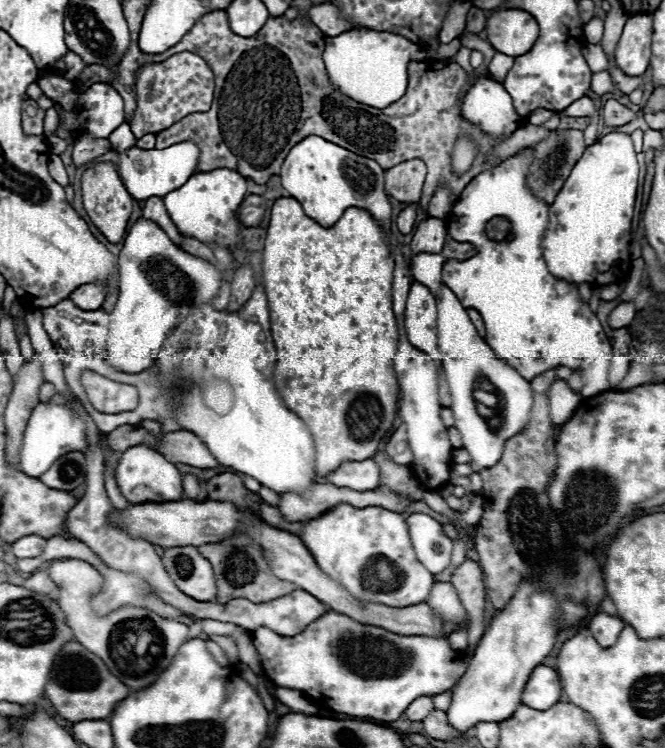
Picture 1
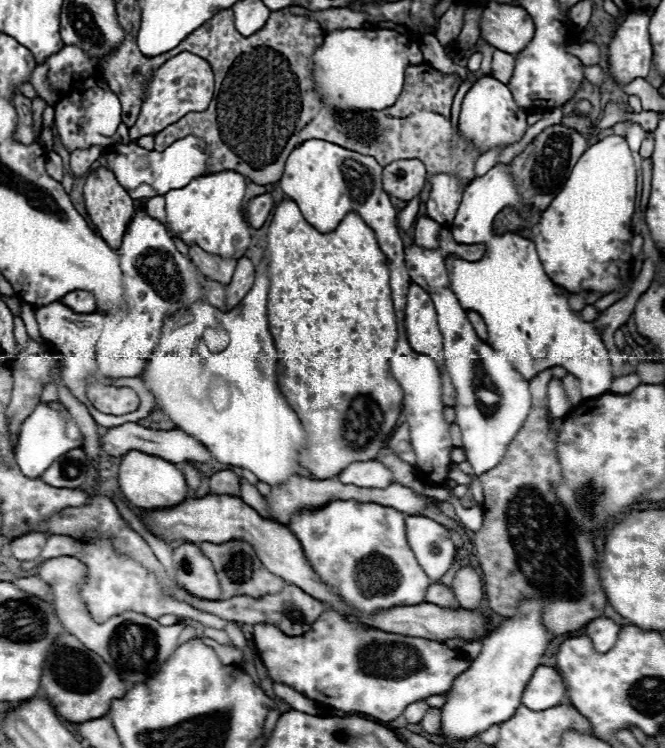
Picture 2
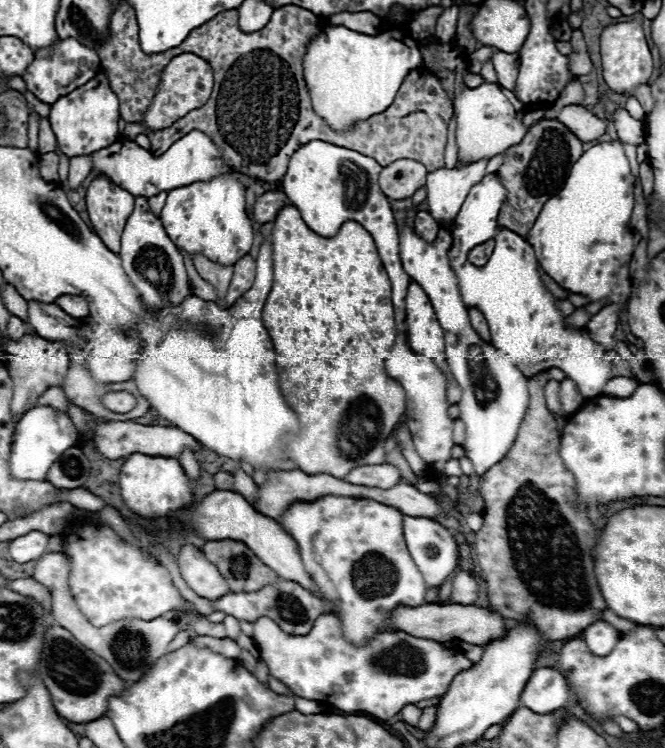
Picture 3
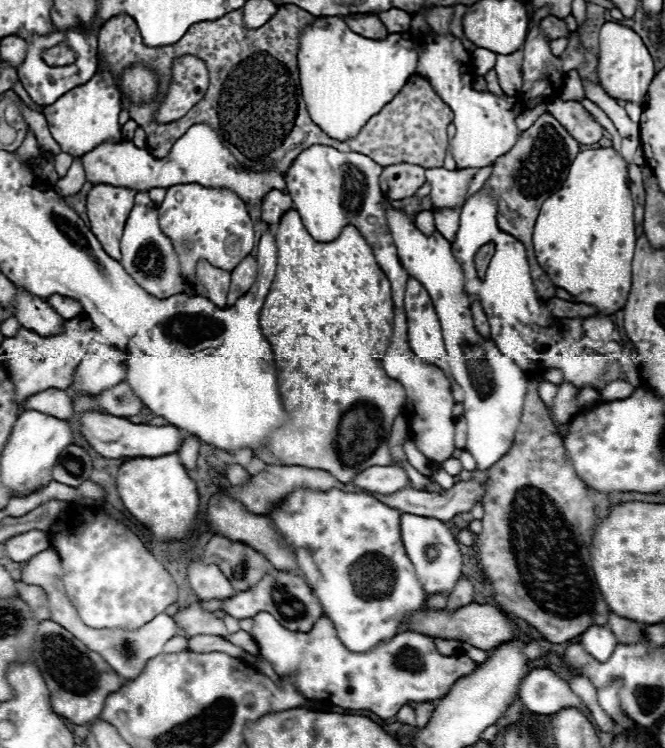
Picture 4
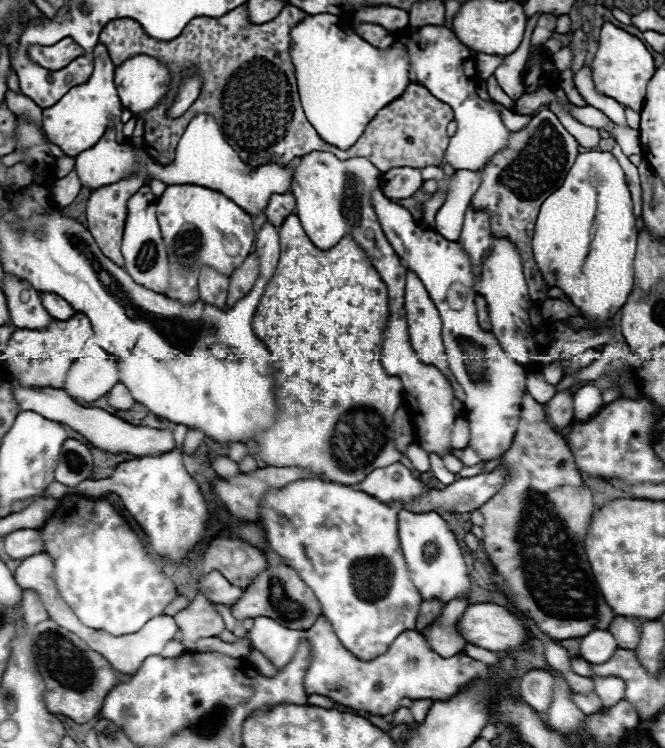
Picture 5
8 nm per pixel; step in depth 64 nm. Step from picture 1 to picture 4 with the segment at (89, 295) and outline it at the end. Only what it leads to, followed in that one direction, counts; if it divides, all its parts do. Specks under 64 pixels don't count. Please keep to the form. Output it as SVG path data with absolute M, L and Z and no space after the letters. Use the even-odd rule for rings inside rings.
M54 294L52 298L48 298L48 304L50 304L60 316L64 316L66 320L76 318L78 314L82 314L82 306L80 306L80 302L74 300L74 298L66 298L66 296Z

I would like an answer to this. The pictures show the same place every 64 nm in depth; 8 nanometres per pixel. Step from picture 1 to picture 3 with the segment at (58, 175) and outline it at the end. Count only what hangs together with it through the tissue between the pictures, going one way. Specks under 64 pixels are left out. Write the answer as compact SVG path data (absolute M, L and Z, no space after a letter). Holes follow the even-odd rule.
M48 152L48 154L42 154L40 156L40 172L42 172L42 178L48 178L48 180L54 180L58 182L58 154L56 152Z

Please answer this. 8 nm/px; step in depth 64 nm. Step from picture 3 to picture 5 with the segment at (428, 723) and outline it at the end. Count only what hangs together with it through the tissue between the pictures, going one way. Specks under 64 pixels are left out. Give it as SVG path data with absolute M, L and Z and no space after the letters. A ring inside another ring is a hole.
M414 700L414 704L410 706L410 710L412 710L414 718L416 718L416 724L422 724L424 722L430 706L432 706L432 700Z

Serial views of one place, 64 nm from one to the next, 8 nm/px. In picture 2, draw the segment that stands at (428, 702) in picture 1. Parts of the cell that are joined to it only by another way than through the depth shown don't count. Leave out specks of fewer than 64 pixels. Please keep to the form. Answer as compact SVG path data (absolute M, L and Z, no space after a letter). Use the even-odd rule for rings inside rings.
M418 700L418 702L414 702L414 704L410 704L406 710L404 710L404 716L406 716L406 720L410 722L410 724L416 724L416 722L420 722L422 718L424 718L424 714L428 712L428 704L424 702L424 700Z

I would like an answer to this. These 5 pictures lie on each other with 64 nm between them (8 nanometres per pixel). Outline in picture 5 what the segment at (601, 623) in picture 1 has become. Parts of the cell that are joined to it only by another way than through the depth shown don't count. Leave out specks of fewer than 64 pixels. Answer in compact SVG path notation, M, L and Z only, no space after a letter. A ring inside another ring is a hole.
M592 630L580 640L580 654L590 664L606 662L616 652L616 648L618 644L608 630Z

